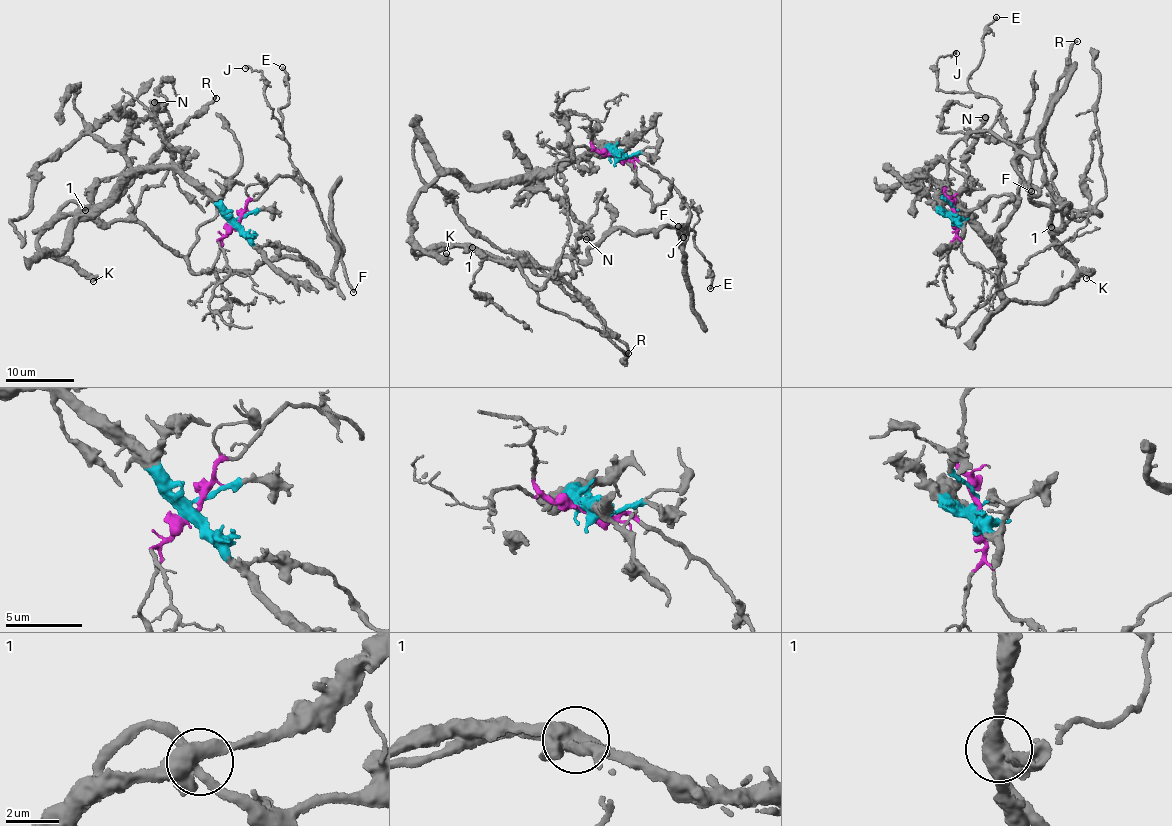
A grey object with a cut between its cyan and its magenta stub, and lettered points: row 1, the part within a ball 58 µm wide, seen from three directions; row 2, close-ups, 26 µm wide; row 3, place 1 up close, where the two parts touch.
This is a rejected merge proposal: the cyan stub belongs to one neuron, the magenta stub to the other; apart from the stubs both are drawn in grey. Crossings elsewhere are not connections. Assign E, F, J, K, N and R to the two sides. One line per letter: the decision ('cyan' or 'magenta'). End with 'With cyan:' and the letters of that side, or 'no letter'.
E: magenta
F: magenta
J: magenta
K: cyan
N: cyan
R: cyan
With cyan: K, N, R

